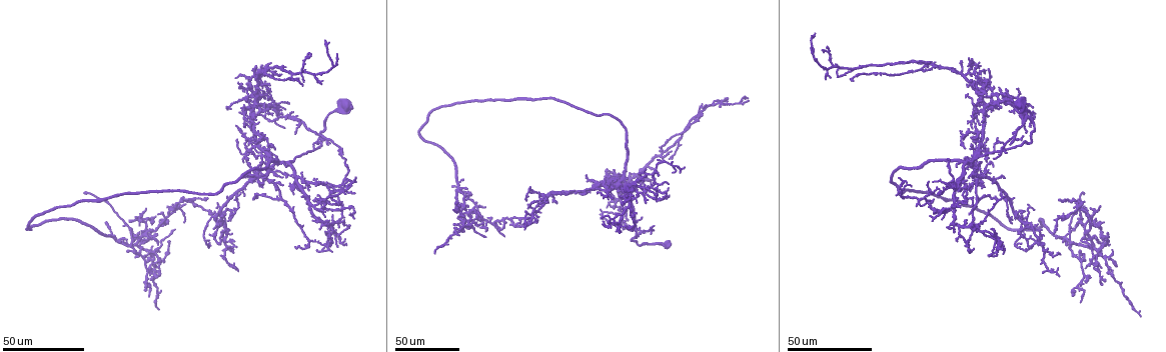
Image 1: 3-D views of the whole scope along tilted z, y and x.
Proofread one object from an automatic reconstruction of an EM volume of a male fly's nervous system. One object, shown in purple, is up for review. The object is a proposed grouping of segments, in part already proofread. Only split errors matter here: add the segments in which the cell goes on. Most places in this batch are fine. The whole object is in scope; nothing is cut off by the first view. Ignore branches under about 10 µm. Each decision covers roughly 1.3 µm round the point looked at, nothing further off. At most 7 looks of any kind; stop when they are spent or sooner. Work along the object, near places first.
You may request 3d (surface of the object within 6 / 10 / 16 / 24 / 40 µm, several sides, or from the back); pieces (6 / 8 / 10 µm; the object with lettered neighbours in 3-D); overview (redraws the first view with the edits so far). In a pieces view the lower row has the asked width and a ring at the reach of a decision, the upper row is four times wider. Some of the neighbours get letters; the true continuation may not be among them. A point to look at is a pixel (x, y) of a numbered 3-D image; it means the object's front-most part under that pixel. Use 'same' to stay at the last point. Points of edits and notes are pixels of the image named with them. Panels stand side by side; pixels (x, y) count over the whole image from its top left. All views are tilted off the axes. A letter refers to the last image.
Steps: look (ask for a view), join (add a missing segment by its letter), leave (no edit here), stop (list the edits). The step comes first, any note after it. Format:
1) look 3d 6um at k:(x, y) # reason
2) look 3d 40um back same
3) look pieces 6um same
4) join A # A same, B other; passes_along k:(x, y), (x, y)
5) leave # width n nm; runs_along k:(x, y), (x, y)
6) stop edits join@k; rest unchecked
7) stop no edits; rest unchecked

look 3d 40um at 1:(345, 158) # tapers out

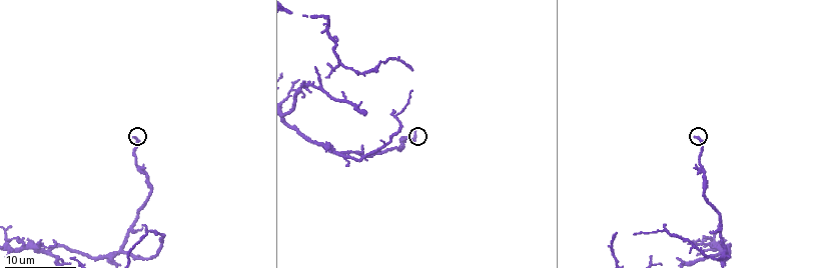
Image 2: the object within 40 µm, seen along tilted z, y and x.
look pieces 8um at 2:(132, 136)

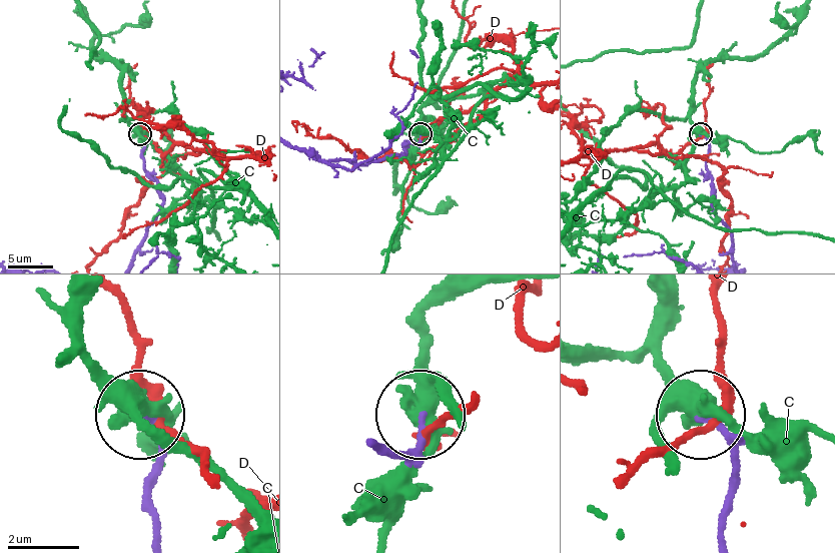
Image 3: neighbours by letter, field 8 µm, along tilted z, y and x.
leave # C other, D other; runs_along 3:(380, 447), (409, 452), (423, 413); none of them fits

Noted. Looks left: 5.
look 3d 40um at 1:(272, 148) # branch stops here

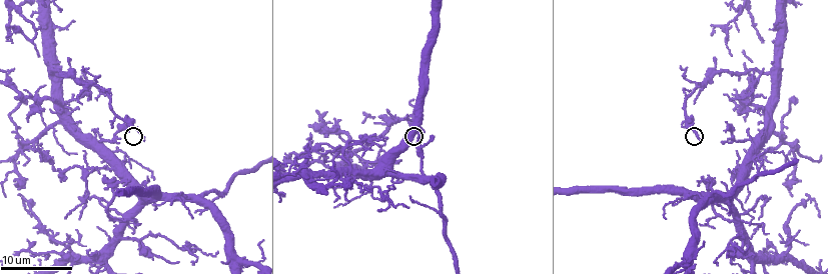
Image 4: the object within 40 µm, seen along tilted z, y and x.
look pieces 10um at 4:(416, 148)

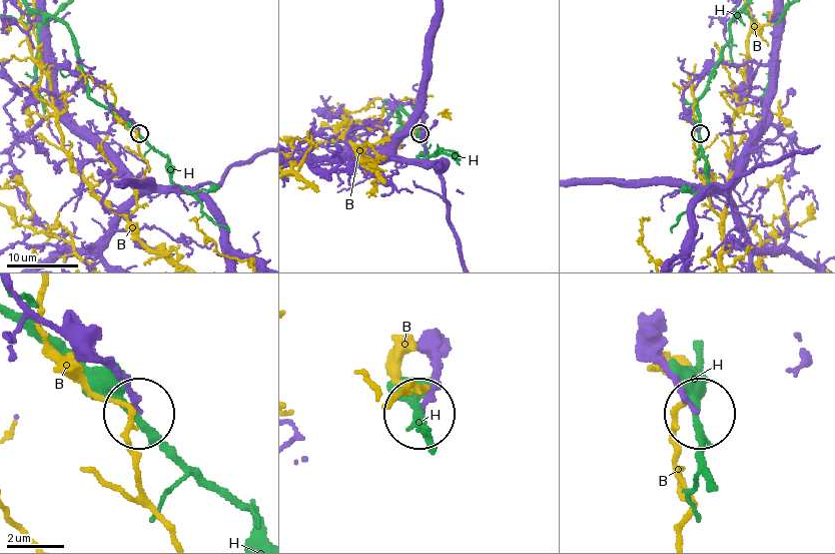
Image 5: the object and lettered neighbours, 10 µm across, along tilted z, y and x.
leave # B other, H other; runs_along 5:(23, 305), (112, 369), (140, 410); none of them fits

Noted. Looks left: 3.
look 3d 24um at 1:(316, 249) # tapers out

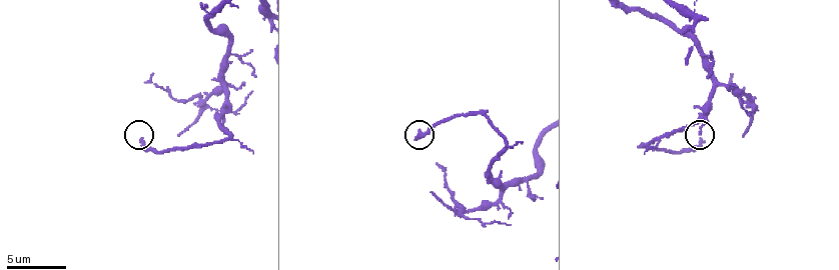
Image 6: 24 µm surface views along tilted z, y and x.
look pieces 8um at 6:(141, 141)

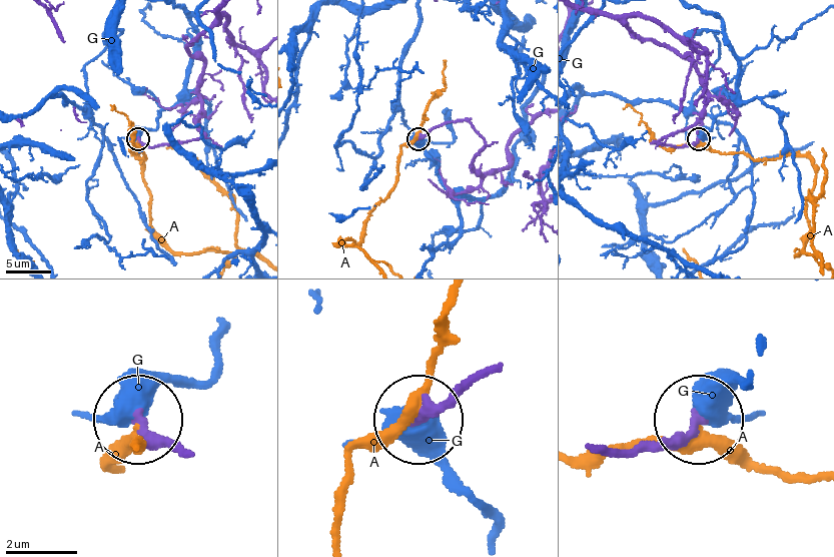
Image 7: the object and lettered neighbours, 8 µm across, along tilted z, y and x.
leave # A other, G other; runs_along 7:(483, 371), (419, 418); none of them fits

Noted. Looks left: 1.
stop no edits; rest unchecked

